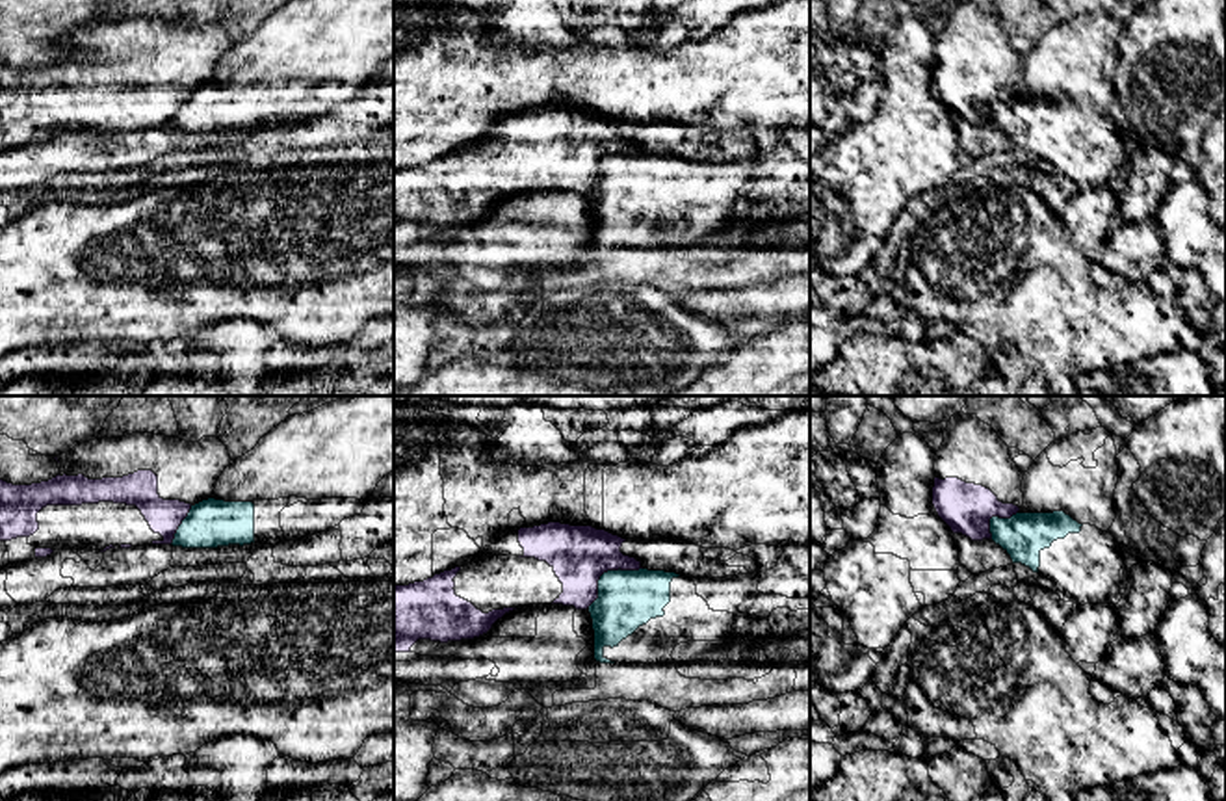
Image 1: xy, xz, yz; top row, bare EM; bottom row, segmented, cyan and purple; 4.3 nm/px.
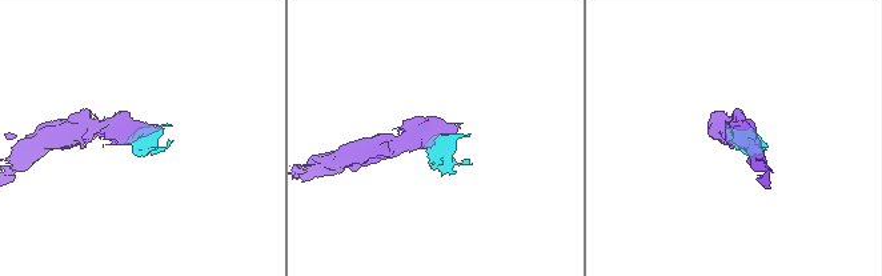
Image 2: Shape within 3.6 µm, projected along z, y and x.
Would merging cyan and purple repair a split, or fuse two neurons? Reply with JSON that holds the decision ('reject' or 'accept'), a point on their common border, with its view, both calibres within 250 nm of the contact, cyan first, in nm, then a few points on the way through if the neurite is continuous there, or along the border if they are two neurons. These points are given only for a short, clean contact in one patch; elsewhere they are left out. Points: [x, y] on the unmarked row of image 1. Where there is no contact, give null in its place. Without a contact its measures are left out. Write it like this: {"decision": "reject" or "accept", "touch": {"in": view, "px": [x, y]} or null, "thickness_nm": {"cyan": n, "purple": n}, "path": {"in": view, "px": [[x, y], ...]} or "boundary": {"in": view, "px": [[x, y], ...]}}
{"decision": "reject", "touch": {"in": "xz", "px": [608, 155]}, "thickness_nm": {"cyan": 260, "purple": 260}, "boundary": {"in": "xz", "px": [[641, 151], [608, 153], [599, 164], [599, 179], [587, 190]]}}

